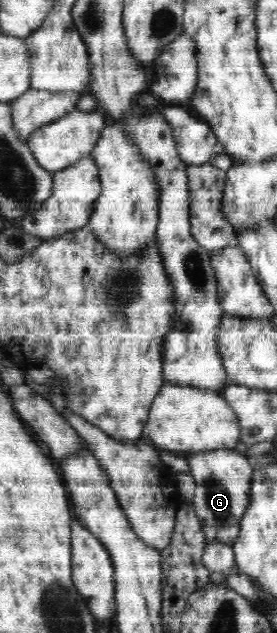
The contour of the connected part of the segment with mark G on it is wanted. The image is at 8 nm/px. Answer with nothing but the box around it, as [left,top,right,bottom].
[185,449,253,545]

